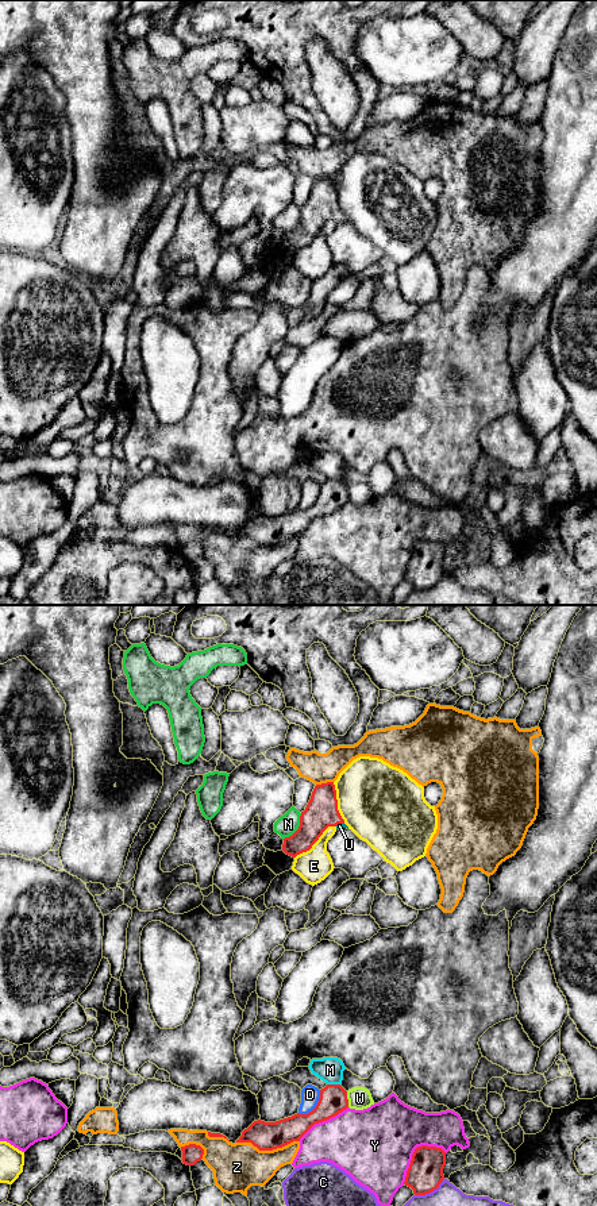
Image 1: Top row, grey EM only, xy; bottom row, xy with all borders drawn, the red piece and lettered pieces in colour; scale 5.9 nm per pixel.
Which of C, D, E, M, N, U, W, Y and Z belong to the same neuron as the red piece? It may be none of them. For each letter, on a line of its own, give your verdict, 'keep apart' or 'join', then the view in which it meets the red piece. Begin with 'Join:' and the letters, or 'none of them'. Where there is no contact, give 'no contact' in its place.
Join: U
C: keep apart | xy
D: keep apart | xy
E: keep apart | xy
M: keep apart | xy
N: keep apart | xy
U: join | xy
W: keep apart | xy
Y: keep apart | xy
Z: keep apart | xy

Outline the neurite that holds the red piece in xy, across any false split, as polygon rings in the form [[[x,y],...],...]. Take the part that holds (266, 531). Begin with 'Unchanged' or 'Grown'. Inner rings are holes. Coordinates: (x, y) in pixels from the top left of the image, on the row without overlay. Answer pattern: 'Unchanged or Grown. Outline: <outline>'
Unchanged. Outline: [[[327,479],[320,485],[316,502],[308,509],[294,509],[276,516],[254,516],[236,538],[251,538],[259,546],[282,543],[300,533],[315,520],[327,516],[348,502],[347,486],[340,479]]]

